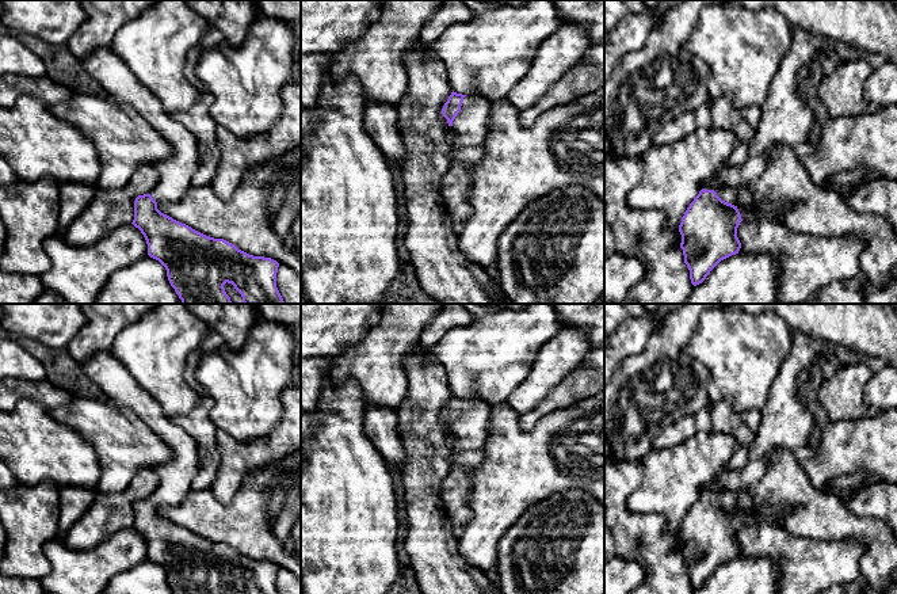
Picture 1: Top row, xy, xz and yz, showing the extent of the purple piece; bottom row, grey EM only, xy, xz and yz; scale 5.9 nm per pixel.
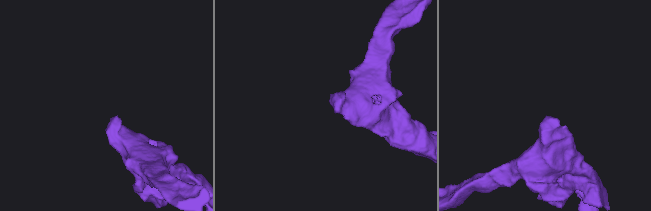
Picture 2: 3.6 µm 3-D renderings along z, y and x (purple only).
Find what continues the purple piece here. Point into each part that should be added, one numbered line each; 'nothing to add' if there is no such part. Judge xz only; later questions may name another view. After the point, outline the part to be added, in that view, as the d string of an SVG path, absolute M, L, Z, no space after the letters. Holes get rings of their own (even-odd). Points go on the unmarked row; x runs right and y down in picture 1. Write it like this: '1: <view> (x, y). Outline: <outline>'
1: xz (469, 431). Outline: M466 399L461 415L453 424L451 449L454 452L482 449L488 438L492 405L485 400Z

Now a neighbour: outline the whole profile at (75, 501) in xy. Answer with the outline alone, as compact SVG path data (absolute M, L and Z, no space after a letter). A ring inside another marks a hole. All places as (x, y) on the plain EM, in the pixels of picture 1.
M76 486L60 487L61 506L58 534L65 534L72 525L91 507L95 492Z

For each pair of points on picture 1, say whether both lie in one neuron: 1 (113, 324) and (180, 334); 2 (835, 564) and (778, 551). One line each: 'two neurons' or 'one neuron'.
1: two neurons
2: one neuron

